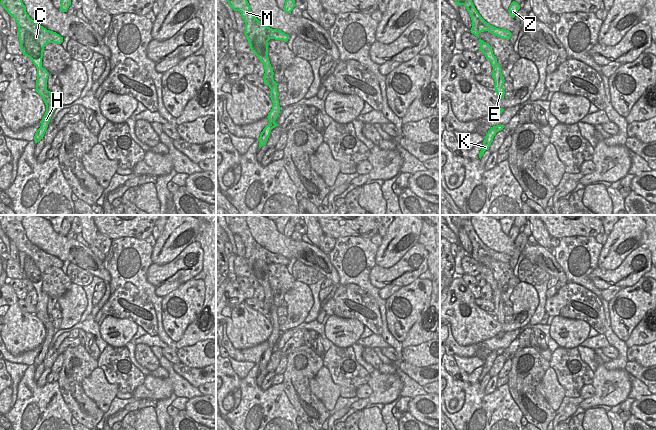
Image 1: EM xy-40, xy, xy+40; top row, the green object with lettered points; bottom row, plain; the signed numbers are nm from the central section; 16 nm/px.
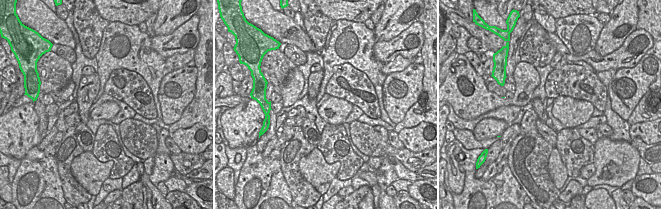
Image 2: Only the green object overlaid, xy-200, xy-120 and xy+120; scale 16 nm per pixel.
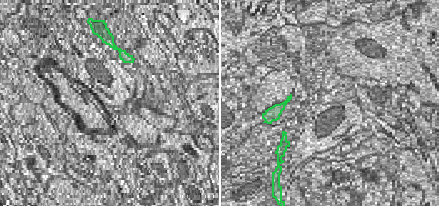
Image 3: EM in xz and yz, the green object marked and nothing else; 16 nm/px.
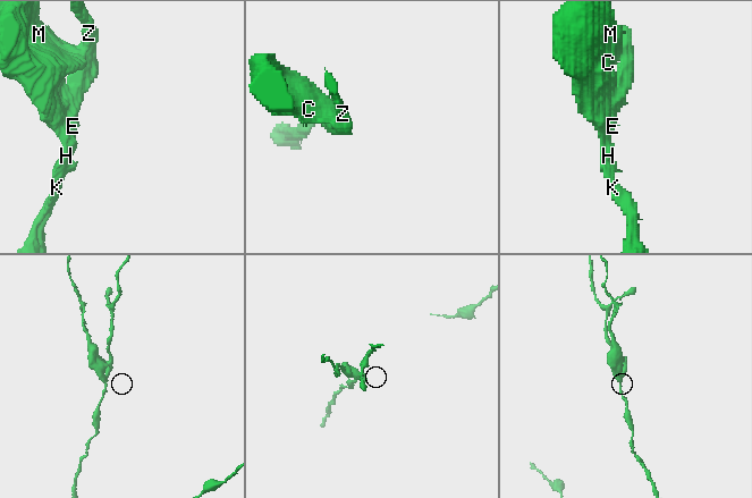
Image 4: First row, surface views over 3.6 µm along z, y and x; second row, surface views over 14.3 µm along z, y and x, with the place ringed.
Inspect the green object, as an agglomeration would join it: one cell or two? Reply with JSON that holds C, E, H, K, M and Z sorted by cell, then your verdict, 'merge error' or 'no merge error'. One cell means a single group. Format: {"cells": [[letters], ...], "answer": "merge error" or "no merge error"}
{"cells": [["C", "M"], ["E", "H", "K", "Z"]], "answer": "merge error"}

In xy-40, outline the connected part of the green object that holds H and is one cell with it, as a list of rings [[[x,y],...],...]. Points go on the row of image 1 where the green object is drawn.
[[[35,89],[35,91],[42,97],[45,105],[46,105],[46,112],[40,121],[41,126],[40,128],[36,131],[35,136],[34,136],[34,141],[35,143],[39,142],[41,139],[43,139],[44,134],[47,130],[49,121],[52,117],[52,114],[56,108],[55,104],[52,101],[53,95],[51,94],[50,91],[48,92],[43,92],[42,89]]]

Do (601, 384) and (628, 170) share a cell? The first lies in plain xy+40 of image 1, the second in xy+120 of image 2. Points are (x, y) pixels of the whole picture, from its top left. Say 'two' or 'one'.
one

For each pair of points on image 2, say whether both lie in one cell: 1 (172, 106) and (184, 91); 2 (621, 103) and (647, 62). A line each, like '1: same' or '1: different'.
1: same
2: same

